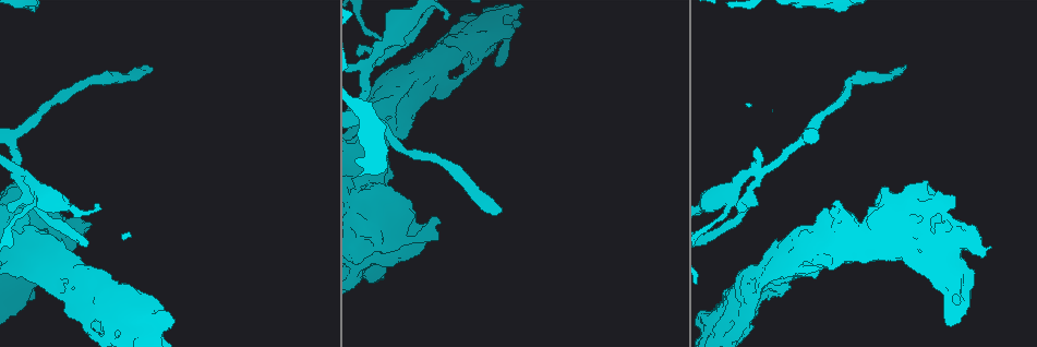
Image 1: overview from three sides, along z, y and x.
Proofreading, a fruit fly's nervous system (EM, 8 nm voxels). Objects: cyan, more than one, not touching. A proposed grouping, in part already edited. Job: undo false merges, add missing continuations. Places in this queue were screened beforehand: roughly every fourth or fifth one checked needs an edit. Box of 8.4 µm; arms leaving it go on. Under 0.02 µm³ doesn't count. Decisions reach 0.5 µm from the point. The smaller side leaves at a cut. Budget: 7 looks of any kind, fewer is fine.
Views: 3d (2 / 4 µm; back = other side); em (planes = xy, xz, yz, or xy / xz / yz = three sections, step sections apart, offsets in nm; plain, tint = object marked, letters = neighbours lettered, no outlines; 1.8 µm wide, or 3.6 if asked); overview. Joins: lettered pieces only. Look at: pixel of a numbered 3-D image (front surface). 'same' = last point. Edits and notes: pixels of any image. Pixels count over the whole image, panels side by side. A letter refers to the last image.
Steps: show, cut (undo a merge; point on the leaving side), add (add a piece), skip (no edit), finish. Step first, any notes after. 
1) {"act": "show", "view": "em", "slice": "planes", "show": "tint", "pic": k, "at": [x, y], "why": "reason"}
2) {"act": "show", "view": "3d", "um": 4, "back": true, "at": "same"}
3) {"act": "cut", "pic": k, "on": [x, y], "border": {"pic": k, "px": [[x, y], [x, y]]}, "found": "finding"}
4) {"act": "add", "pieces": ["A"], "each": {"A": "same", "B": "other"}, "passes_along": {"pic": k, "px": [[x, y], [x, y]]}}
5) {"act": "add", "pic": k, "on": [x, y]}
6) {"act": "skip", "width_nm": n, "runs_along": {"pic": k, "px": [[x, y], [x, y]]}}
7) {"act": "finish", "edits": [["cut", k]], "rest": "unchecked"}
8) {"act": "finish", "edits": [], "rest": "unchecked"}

{"act": "show", "view": "em", "um": 3.6, "slice": "planes", "show": "letters", "pic": 1, "at": [85, 279], "why": "abrupt turn"}

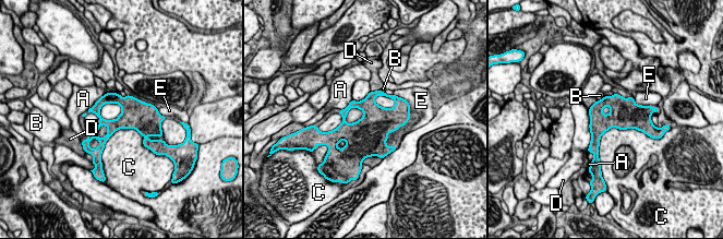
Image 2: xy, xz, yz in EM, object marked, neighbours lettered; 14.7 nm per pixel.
{"act": "skip", "each": {"A": "other", "B": "other", "C": "other", "D": "other", "E": "other"}, "border": {"pic": 2, "px": [[643, 132], [610, 128], [598, 153]]}, "found": "continuous, no second neuron"}

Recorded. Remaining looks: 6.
{"act": "show", "view": "em", "um": 3.6, "slice": "xy", "step": 16, "show": "tint", "pic": 1, "at": [493, 25], "why": "sharp bend"}

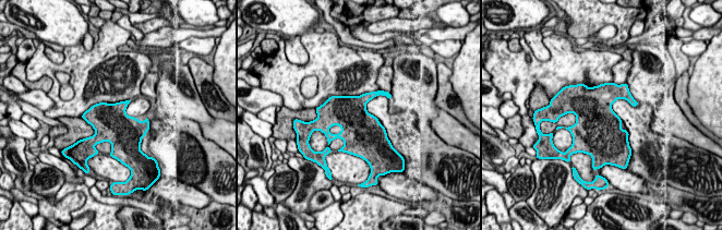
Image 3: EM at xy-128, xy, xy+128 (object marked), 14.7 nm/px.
{"act": "show", "view": "em", "um": 3.6, "slice": "planes", "show": "letters", "at": "same"}

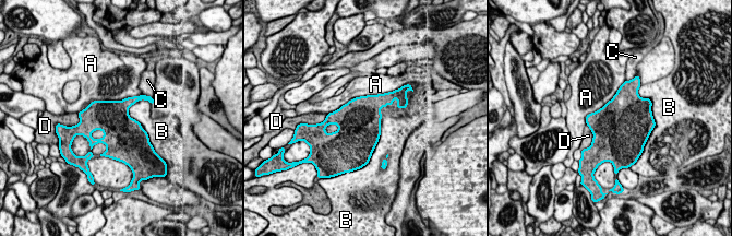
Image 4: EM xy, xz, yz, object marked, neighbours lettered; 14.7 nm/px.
{"act": "skip", "each": {"A": "other", "B": "other", "C": "other", "D": "other"}, "border": {"pic": 4, "px": [[386, 106], [370, 157]]}, "found": "all the same neuron"}

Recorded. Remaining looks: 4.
{"act": "show", "view": "3d", "um": 4, "pic": 1, "at": [363, 151], "why": "abrupt turn"}

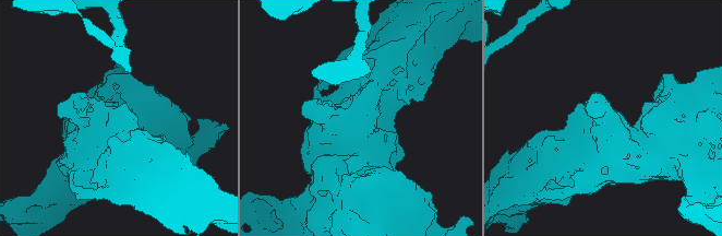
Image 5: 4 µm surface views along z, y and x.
{"act": "show", "view": "em", "um": 3.6, "slice": "planes", "show": "tint", "pic": 5, "at": [115, 121], "why": "now the EM"}

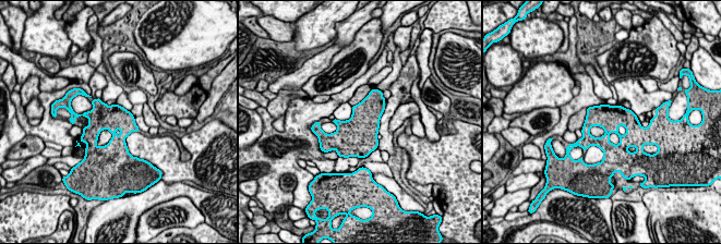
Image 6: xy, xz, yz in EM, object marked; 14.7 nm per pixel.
{"act": "show", "view": "em", "um": 3.6, "slice": "planes", "show": "letters", "at": "same"}

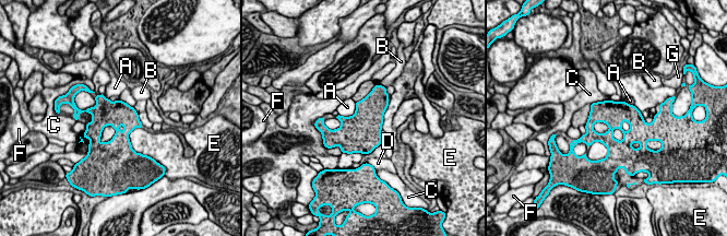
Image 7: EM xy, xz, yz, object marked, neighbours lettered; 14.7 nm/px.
{"act": "skip", "width_nm": 420, "each": {"A": "other", "B": "other", "C": "other", "D": "other", "E": "other", "F": "other", "G": "other"}, "border": {"pic": 7, "px": [[356, 102], [352, 115], [338, 115]]}, "found": "one neuron here"}

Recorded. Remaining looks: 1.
{"act": "finish", "edits": [], "rest": "unchecked"}

